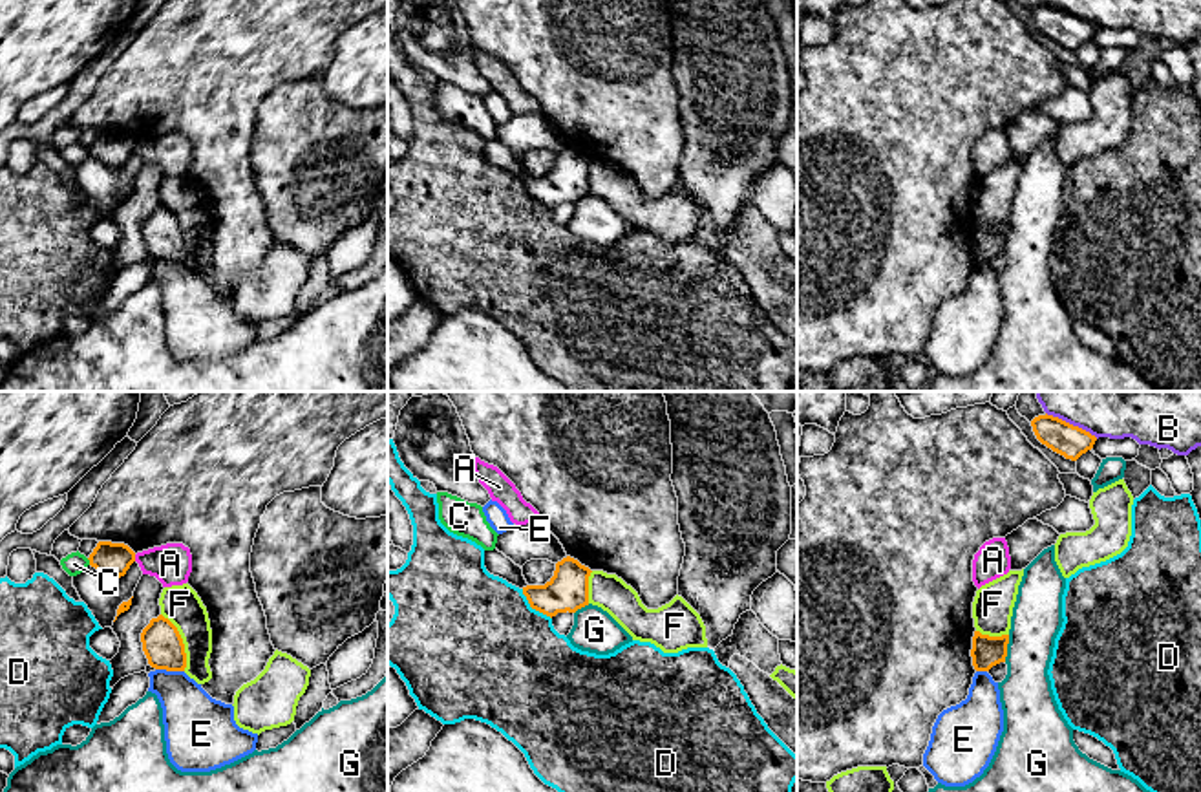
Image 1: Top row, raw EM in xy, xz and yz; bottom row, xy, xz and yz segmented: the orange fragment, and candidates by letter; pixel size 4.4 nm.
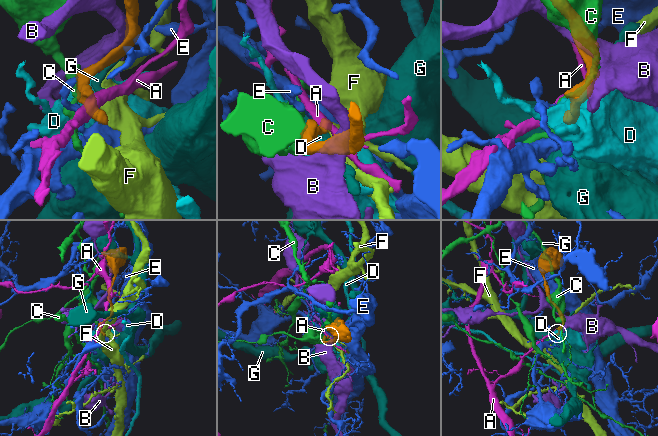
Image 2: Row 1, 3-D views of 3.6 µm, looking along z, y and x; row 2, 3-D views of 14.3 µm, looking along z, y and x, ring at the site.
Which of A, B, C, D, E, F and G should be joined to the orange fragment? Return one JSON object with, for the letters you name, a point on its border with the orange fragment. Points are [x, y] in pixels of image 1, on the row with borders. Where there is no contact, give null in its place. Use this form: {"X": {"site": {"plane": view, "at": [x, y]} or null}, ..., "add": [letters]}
{"add": []}

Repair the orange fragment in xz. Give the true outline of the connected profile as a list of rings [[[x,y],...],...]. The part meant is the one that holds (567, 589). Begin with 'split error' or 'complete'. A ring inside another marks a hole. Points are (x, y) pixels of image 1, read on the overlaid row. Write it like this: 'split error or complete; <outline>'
complete; [[[567,556],[556,563],[554,576],[545,585],[526,585],[523,594],[532,609],[556,616],[558,613],[576,613],[589,605],[590,569]]]

